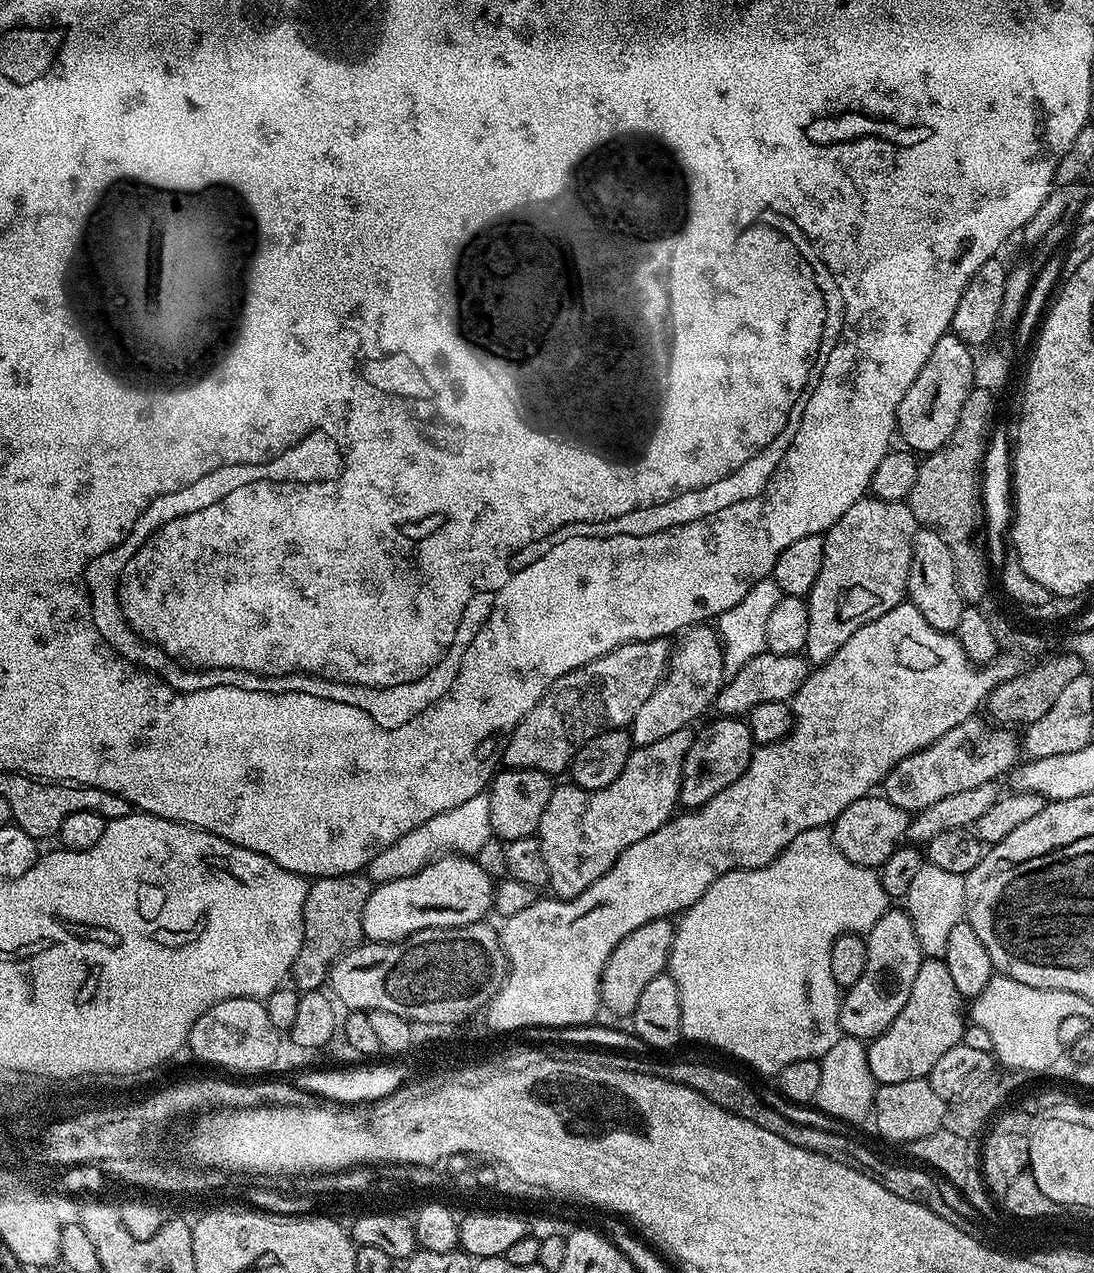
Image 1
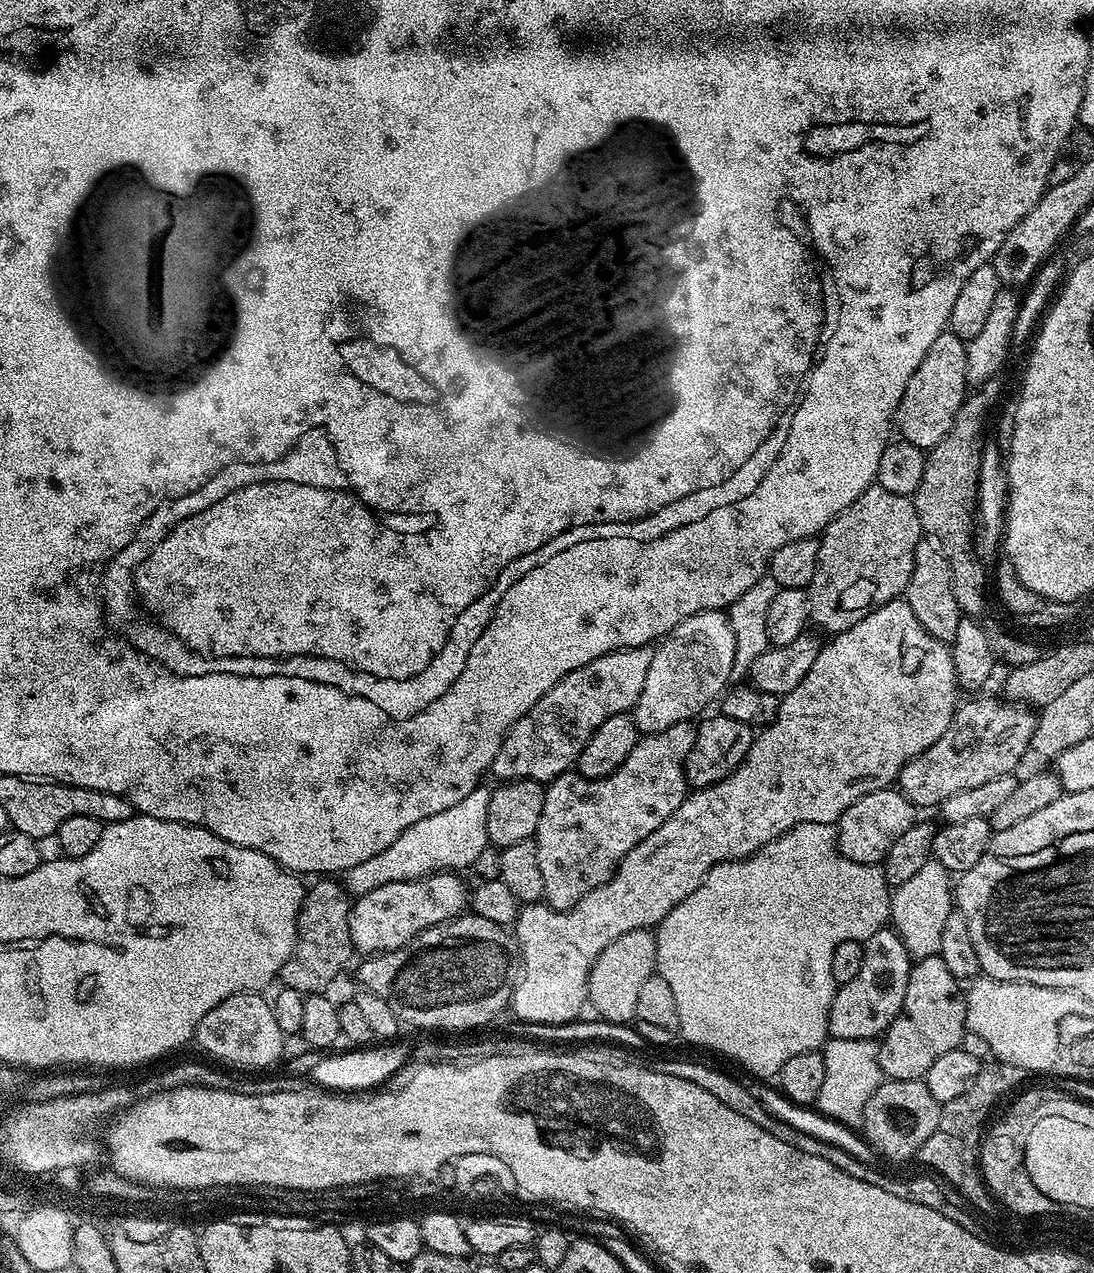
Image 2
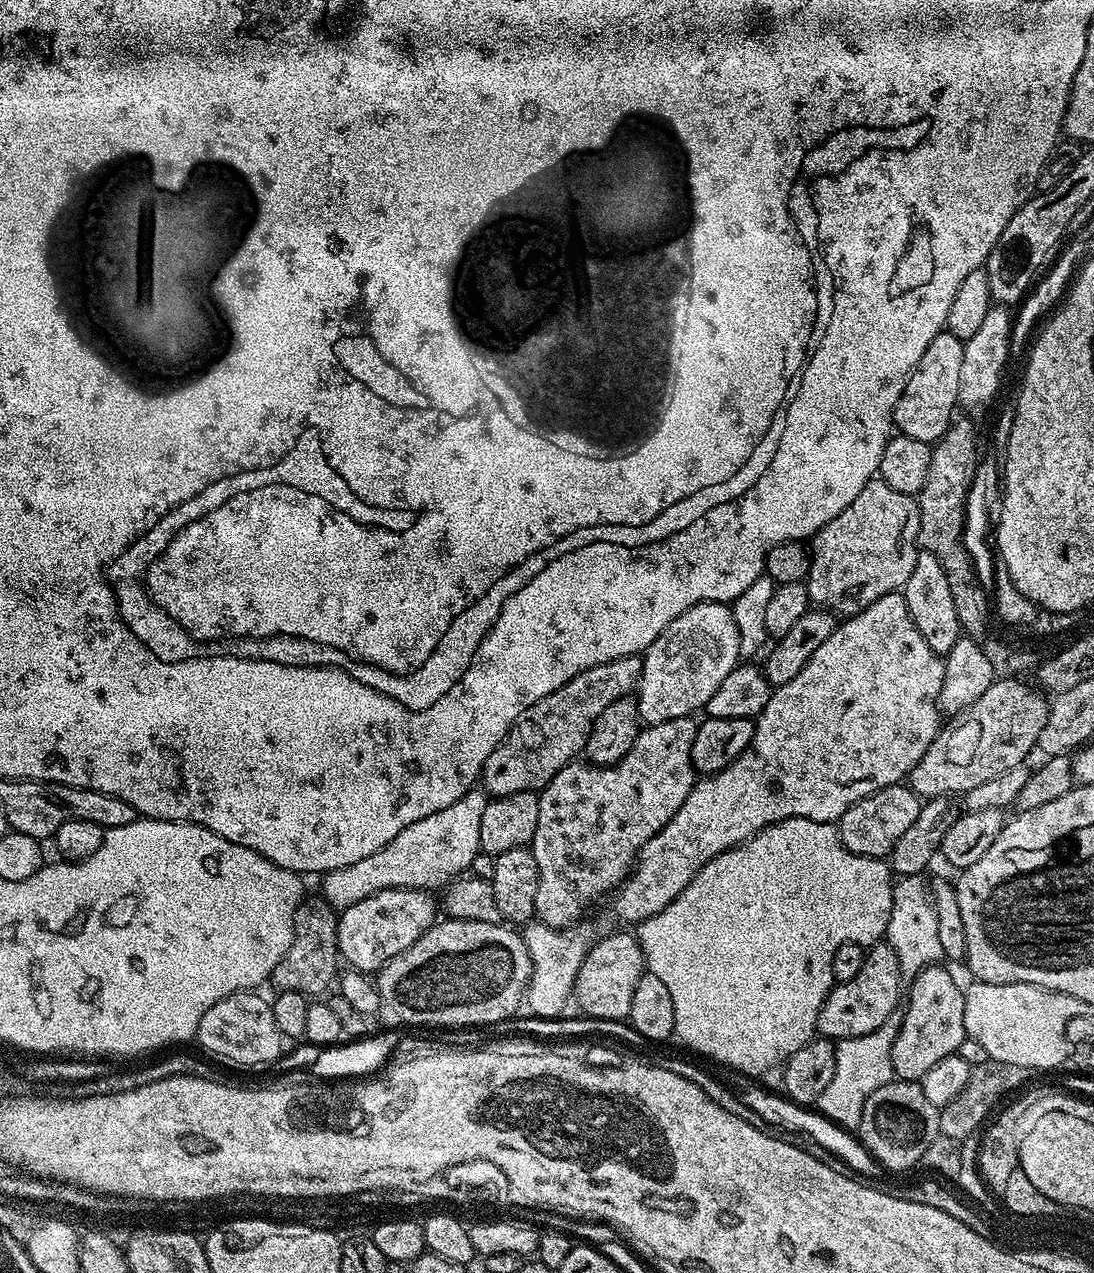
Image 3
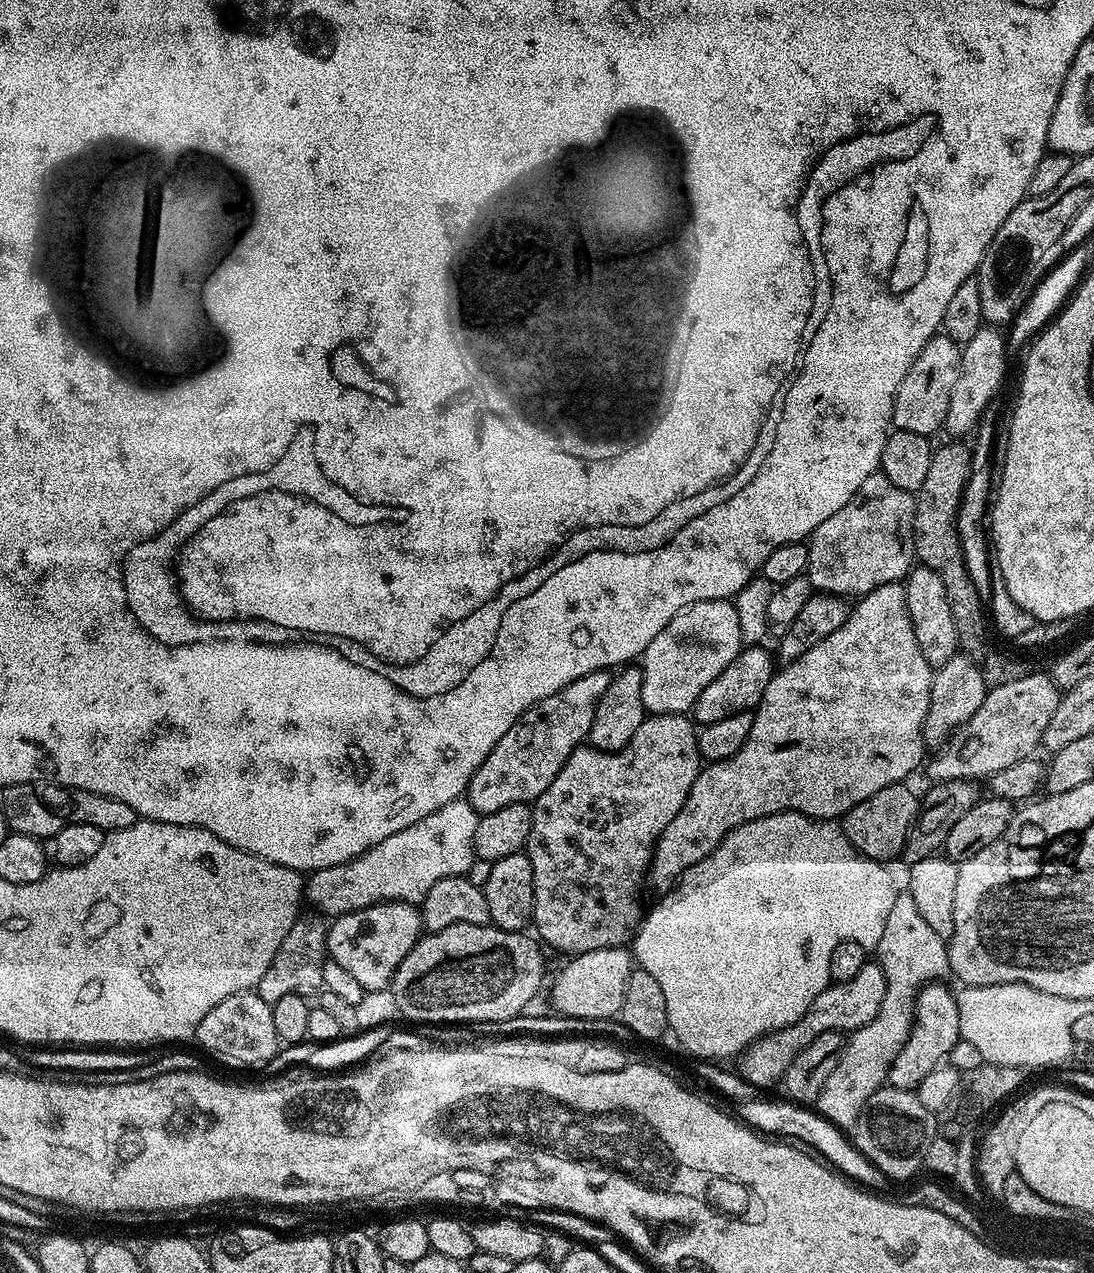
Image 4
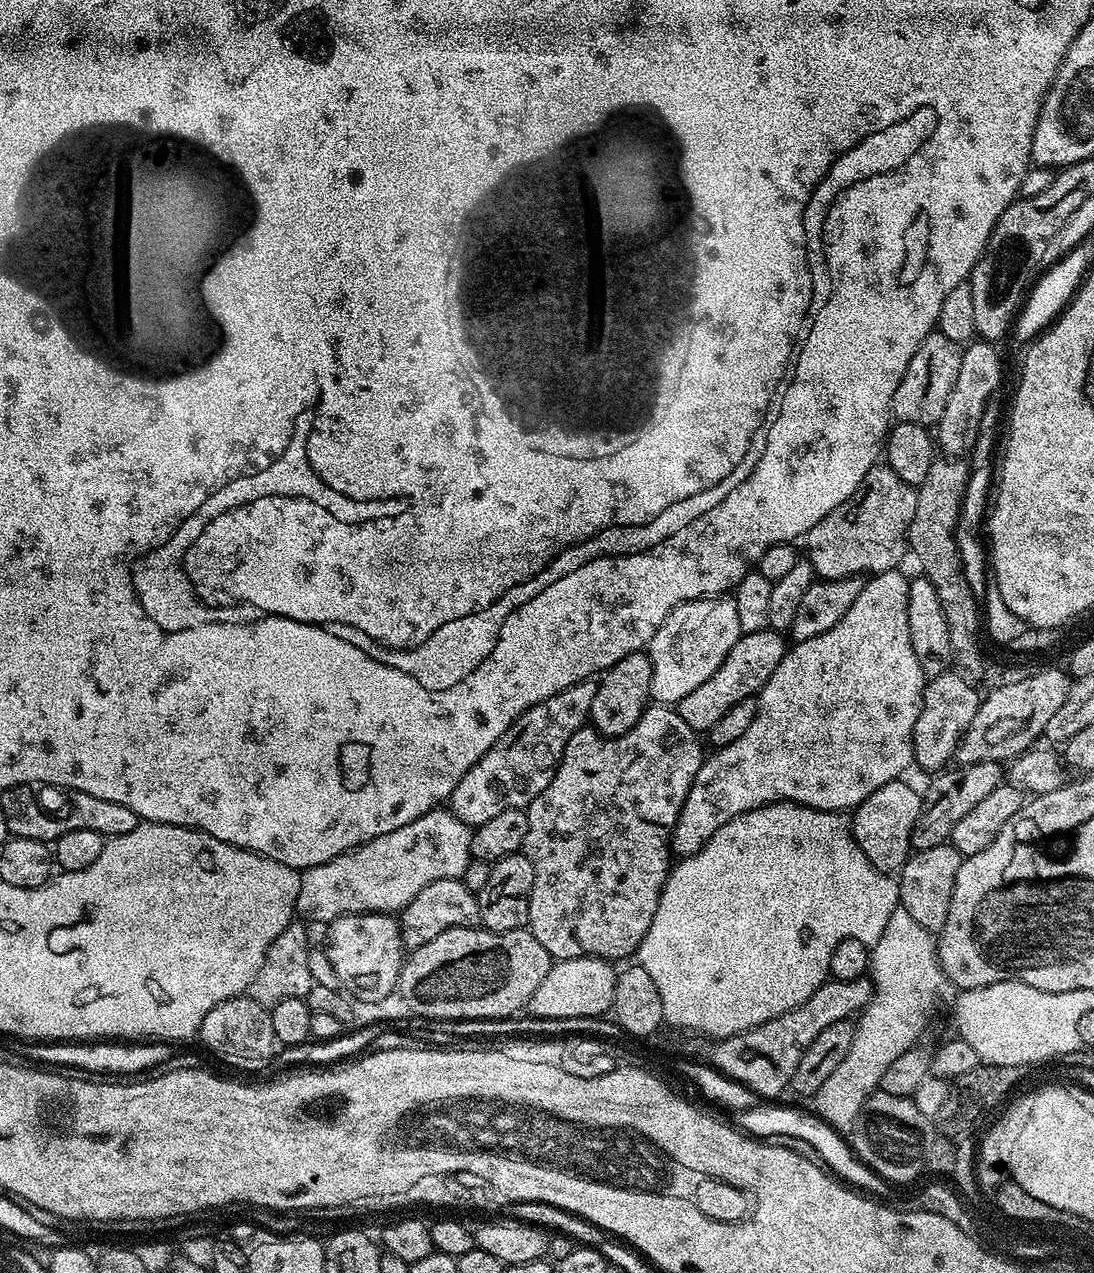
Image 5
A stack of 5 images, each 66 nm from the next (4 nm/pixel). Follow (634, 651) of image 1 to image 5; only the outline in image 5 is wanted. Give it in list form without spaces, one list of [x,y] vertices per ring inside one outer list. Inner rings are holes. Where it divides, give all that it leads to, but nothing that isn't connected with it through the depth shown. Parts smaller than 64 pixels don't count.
[[[595,679],[583,680],[546,698],[546,702],[538,702],[538,706],[523,712],[509,726],[506,734],[502,734],[502,738],[498,738],[498,742],[494,742],[494,746],[490,746],[490,750],[486,750],[483,758],[473,768],[466,770],[462,782],[458,782],[458,786],[454,786],[450,797],[452,815],[457,816],[464,824],[475,826],[482,822],[490,822],[490,818],[502,814],[502,810],[507,808],[527,809],[528,804],[534,802],[534,798],[538,798],[538,794],[542,794],[542,790],[546,790],[546,786],[550,786],[556,773],[556,767],[560,764],[562,754],[566,750],[566,742],[570,742],[574,733],[588,720],[590,702],[594,702],[596,686]]]

